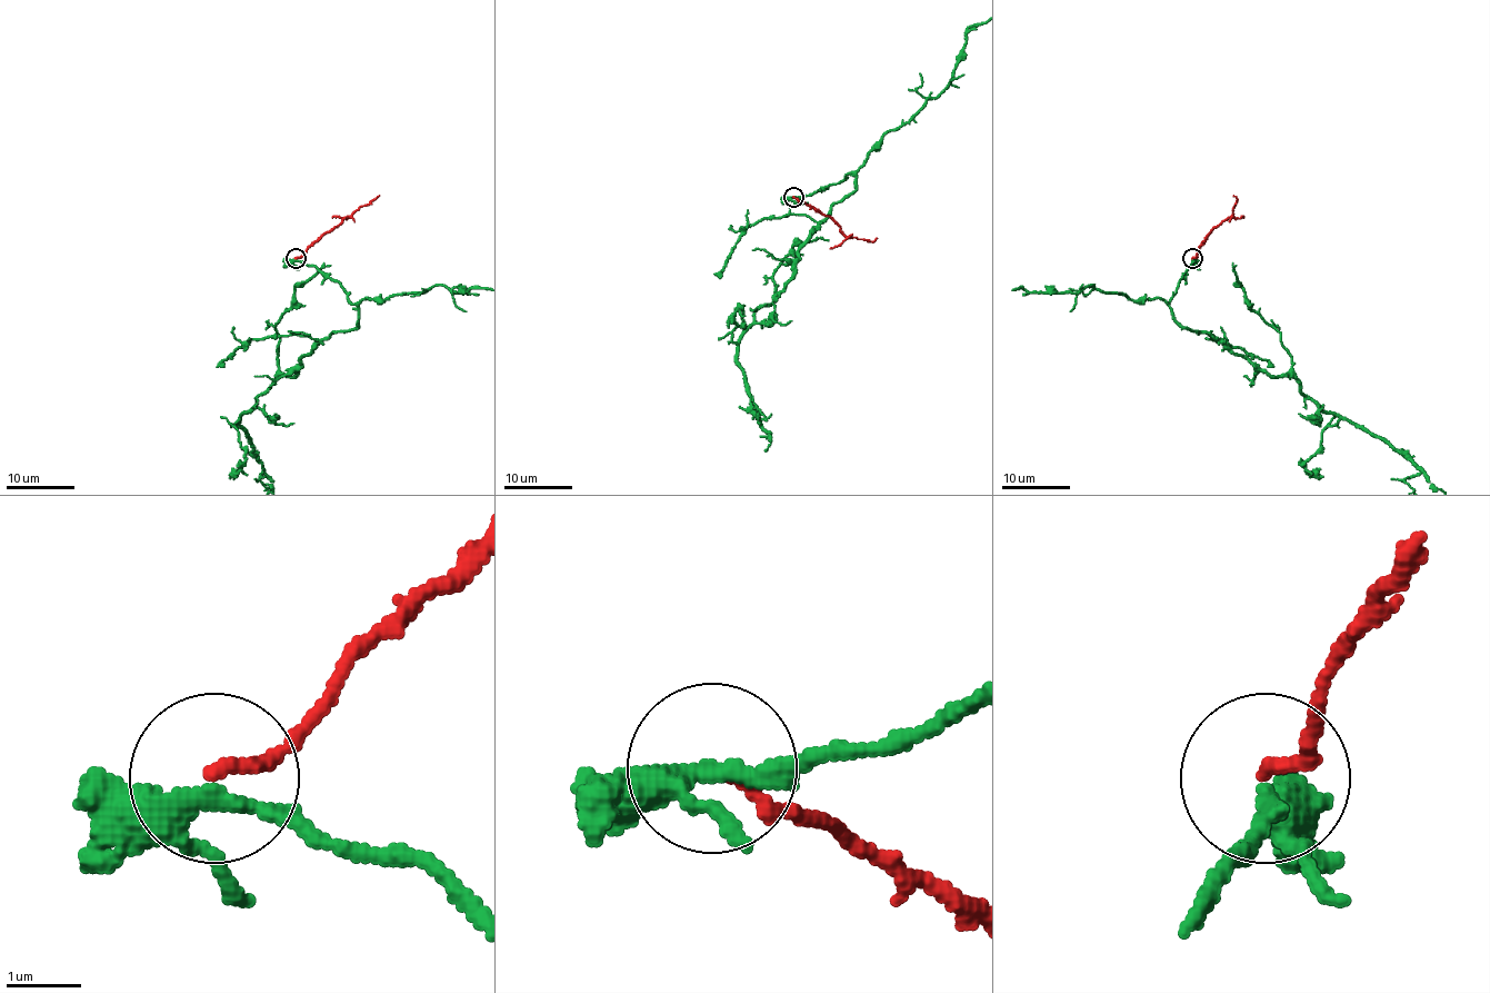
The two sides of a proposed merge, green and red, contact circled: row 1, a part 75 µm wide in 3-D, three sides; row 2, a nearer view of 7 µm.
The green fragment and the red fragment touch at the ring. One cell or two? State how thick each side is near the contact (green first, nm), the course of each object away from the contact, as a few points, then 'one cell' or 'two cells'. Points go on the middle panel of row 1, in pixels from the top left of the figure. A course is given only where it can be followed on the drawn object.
240/180 nm | green via (793, 197), (854, 176), (738, 347), (749, 409), (770, 435), (764, 452) | red via (793, 197), (816, 208), (847, 237), (870, 241), (877, 238) | two cells

